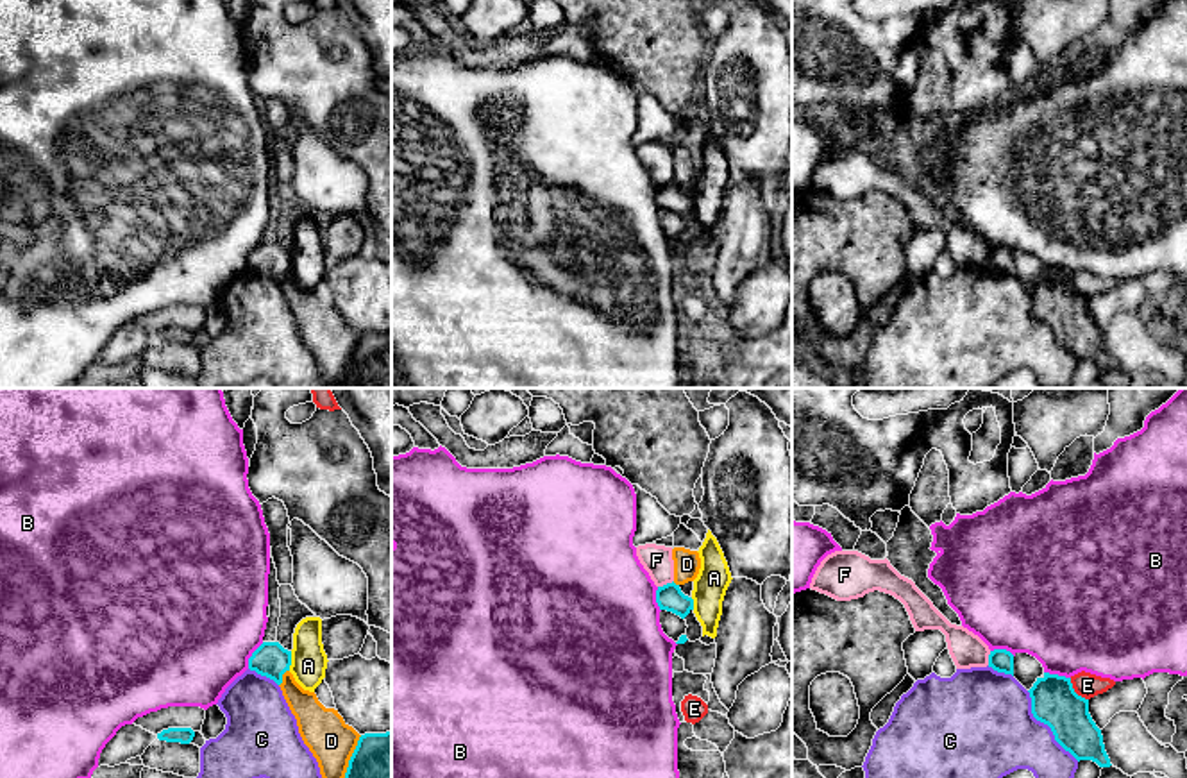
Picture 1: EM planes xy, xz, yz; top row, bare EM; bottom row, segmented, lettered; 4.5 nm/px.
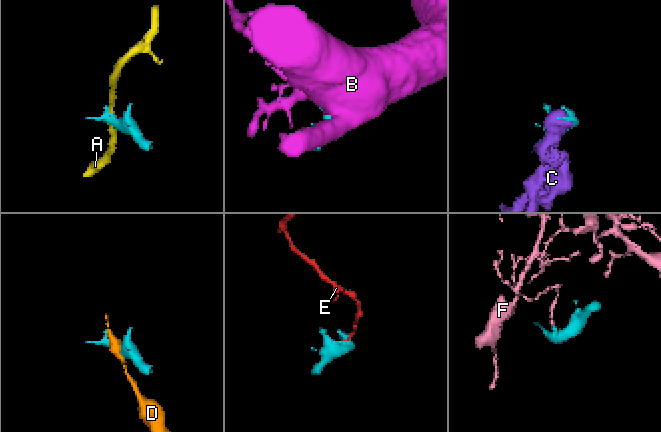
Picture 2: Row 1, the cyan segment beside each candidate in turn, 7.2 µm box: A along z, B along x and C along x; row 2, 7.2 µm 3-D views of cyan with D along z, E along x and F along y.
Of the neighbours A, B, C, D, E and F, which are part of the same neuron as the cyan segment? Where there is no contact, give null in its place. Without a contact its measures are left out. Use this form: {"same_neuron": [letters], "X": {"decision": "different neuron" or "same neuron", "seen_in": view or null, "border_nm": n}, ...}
{"same_neuron": [], "A": {"decision": "different neuron", "seen_in": "xy", "border_nm": 90}, "B": {"decision": "different neuron", "seen_in": "xy", "border_nm": 140}, "C": {"decision": "different neuron", "seen_in": "yz", "border_nm": 400}, "D": {"decision": "different neuron", "seen_in": "xy", "border_nm": 90}, "E": {"decision": "different neuron", "seen_in": "yz", "border_nm": 130}, "F": {"decision": "different neuron", "seen_in": "xz", "border_nm": 80}}

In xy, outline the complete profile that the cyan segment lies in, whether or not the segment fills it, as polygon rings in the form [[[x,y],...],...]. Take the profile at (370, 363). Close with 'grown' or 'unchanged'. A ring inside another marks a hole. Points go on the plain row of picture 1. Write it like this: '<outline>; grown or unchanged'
[[[391,331],[359,336],[343,385],[345,388],[391,388]]]; unchanged

